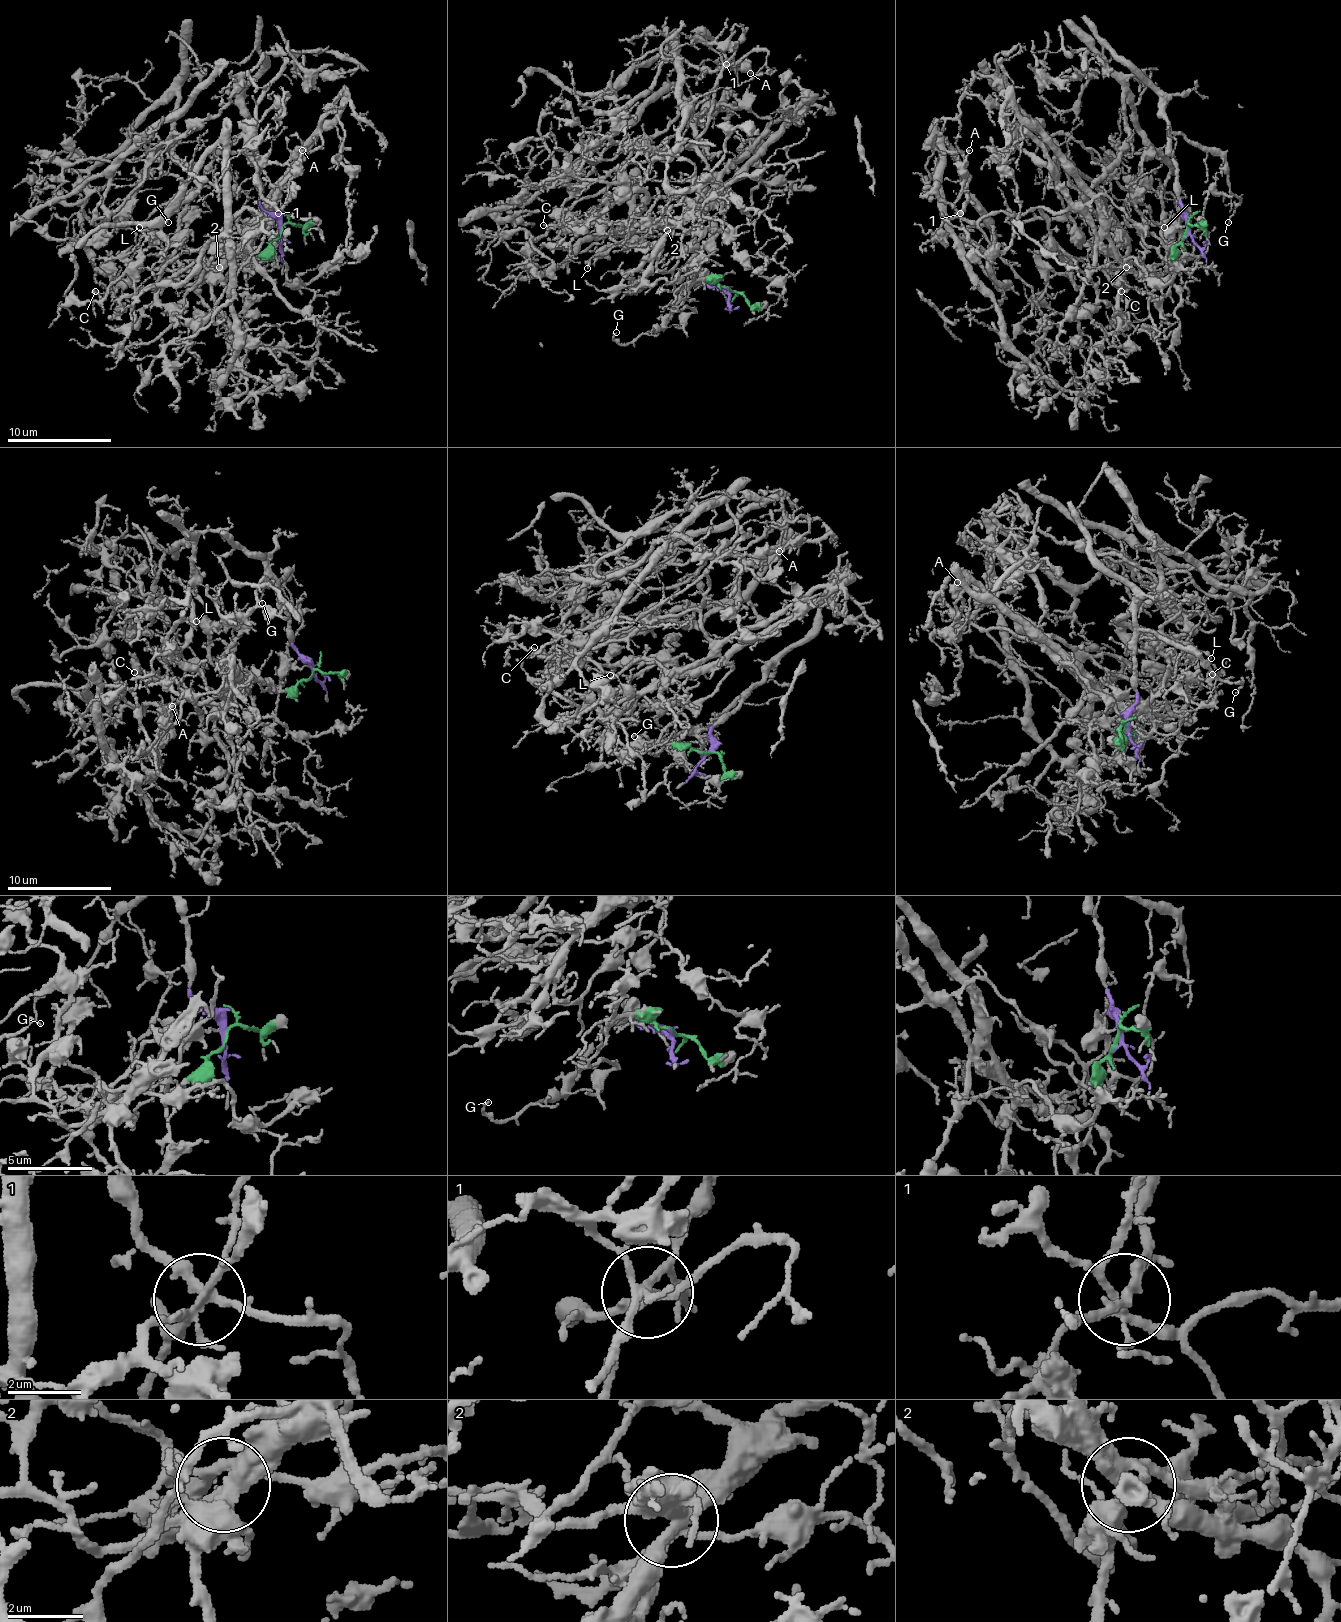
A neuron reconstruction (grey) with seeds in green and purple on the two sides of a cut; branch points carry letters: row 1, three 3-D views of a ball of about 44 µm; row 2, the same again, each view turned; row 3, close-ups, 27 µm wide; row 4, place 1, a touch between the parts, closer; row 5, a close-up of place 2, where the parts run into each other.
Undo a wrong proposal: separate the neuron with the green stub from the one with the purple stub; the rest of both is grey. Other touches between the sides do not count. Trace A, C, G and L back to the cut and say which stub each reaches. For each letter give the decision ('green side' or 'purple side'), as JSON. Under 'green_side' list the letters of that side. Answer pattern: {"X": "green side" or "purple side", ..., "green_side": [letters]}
{"A": "green side", "C": "green side", "G": "purple side", "L": "green side", "green_side": ["A", "C", "L"]}

